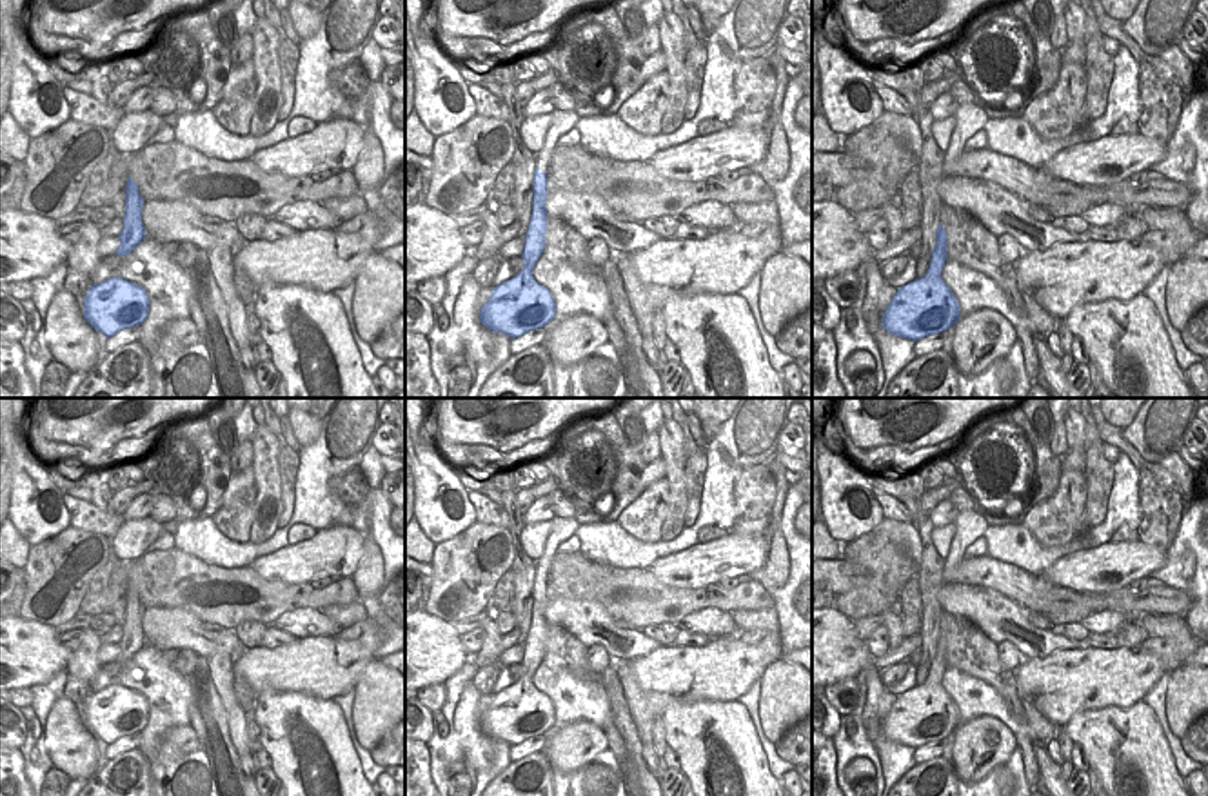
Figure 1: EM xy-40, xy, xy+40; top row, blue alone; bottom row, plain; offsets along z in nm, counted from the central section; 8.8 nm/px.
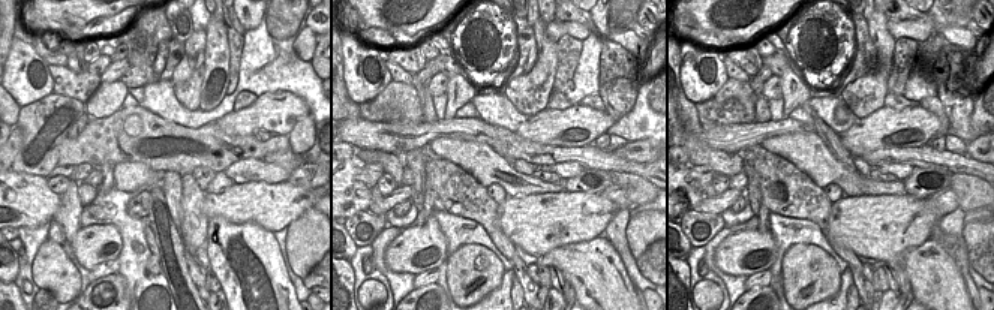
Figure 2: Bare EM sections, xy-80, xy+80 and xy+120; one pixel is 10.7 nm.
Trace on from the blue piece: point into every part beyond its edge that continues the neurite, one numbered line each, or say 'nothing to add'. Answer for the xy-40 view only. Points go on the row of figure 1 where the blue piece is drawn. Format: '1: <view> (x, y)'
nothing to add.

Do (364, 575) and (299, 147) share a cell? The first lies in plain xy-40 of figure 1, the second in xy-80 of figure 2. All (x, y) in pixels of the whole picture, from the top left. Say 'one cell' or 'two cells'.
one cell

